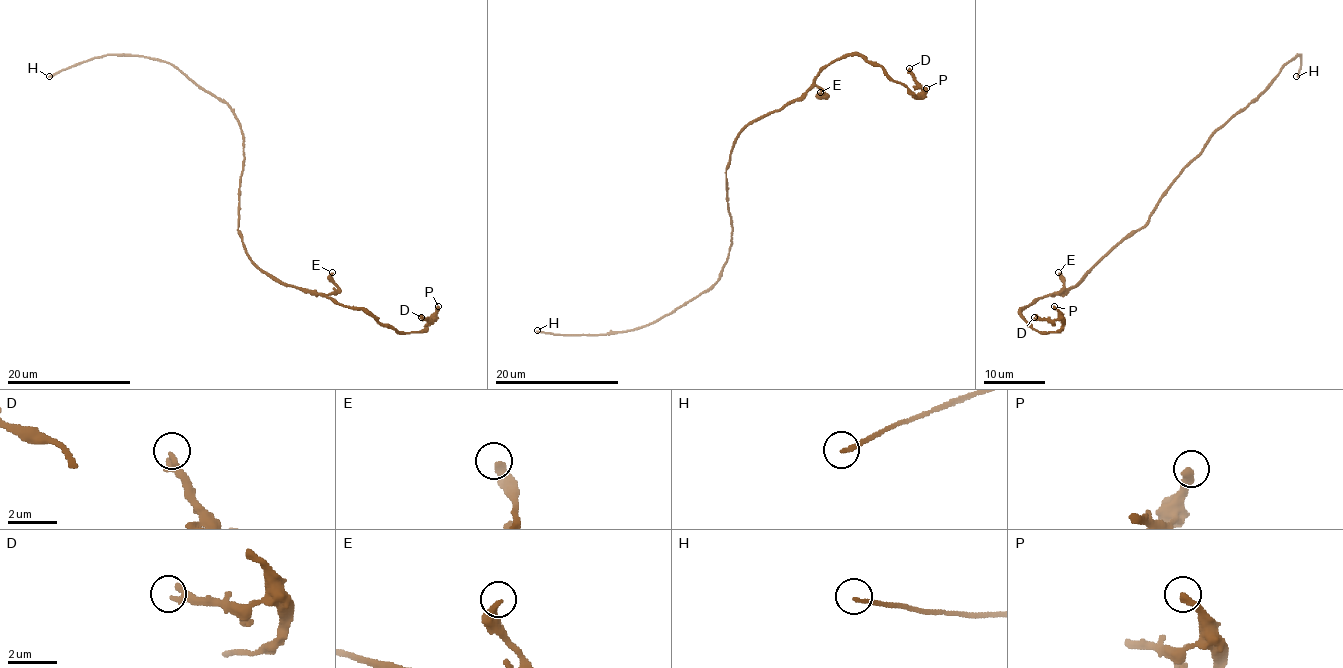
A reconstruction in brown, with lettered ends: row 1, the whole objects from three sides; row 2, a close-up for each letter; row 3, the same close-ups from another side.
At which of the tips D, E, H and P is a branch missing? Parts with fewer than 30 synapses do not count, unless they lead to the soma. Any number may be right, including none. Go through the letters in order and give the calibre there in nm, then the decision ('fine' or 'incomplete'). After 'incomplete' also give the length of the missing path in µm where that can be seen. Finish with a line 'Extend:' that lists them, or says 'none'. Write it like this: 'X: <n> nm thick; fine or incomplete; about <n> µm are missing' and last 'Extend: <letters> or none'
D: 320 nm thick; fine
E: 320 nm thick; fine
H: 140 nm thick; incomplete; about 190 µm are missing
P: 320 nm thick; fine
Extend: H

